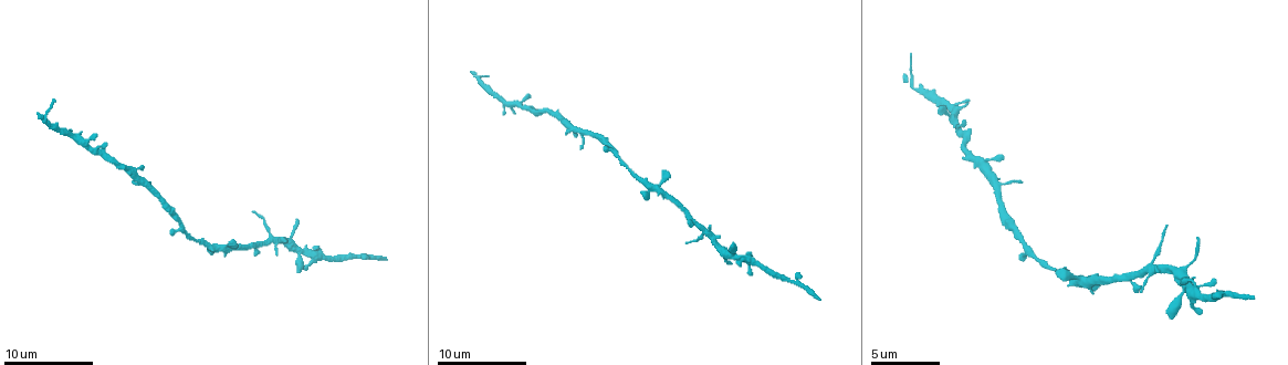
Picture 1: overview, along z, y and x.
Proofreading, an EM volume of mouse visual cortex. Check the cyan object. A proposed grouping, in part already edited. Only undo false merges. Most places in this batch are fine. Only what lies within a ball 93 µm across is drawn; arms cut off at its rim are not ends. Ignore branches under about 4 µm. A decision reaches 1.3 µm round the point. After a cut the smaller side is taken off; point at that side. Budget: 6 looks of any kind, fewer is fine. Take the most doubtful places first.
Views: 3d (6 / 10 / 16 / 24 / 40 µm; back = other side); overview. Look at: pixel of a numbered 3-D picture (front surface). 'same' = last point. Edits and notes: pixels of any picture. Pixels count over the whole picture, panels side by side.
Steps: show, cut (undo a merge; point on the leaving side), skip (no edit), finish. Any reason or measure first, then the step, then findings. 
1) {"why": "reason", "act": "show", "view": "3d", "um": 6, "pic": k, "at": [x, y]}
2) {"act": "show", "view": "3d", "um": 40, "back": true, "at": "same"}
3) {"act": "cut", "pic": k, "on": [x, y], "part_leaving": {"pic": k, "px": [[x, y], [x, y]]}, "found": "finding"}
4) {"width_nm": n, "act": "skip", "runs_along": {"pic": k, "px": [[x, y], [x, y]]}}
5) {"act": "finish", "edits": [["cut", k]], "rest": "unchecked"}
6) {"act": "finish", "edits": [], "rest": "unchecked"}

{"act": "show", "view": "3d", "um": 10, "pic": 1, "at": [44, 119]}

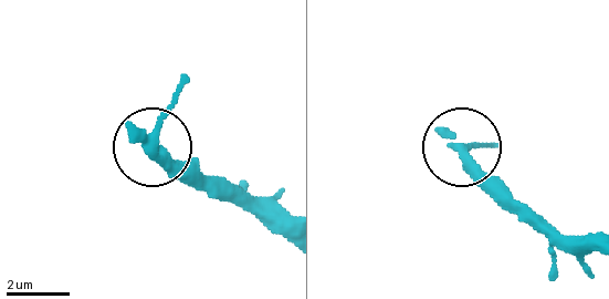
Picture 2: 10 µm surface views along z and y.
{"why": "other side", "act": "show", "view": "3d", "um": 10, "back": true, "pic": 2, "at": [153, 138]}

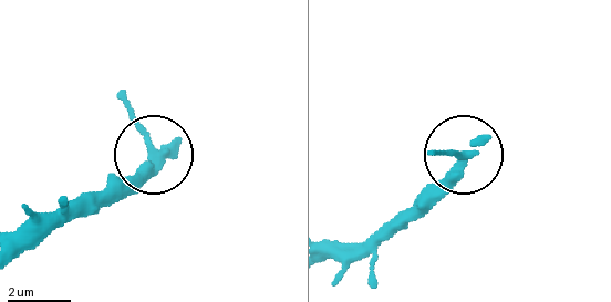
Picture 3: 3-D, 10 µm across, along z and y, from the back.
{"arms": 3, "act": "skip", "found": "one neuron here"}

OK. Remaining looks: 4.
{"act": "show", "view": "3d", "um": 10, "pic": 1, "at": [1053, 270]}

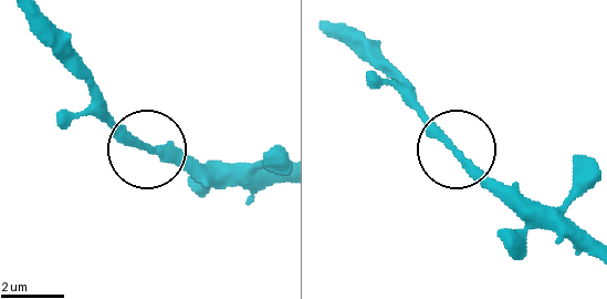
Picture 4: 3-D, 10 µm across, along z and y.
{"act": "skip", "runs_along": {"pic": 4, "px": [[451, 144], [404, 96]]}, "found": "continuous, no second neuron"}

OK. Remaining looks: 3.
{"why": "sudden change in width", "act": "show", "view": "3d", "um": 6, "pic": 1, "at": [574, 129]}

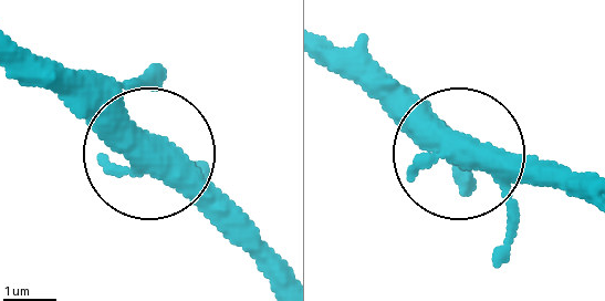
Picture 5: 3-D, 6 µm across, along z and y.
{"why": "other side", "act": "show", "view": "3d", "um": 6, "back": true, "pic": 5, "at": [159, 168]}

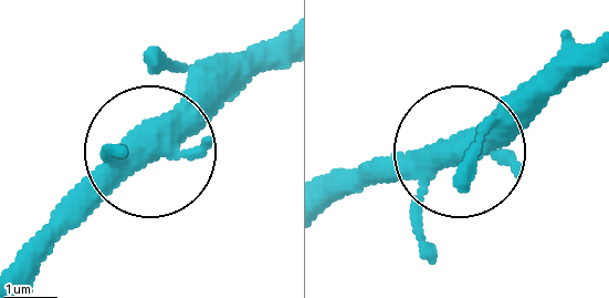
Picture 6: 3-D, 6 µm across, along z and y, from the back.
{"act": "skip", "found": "all the same neuron"}

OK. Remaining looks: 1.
{"act": "finish", "edits": [], "rest": "unchecked"}

